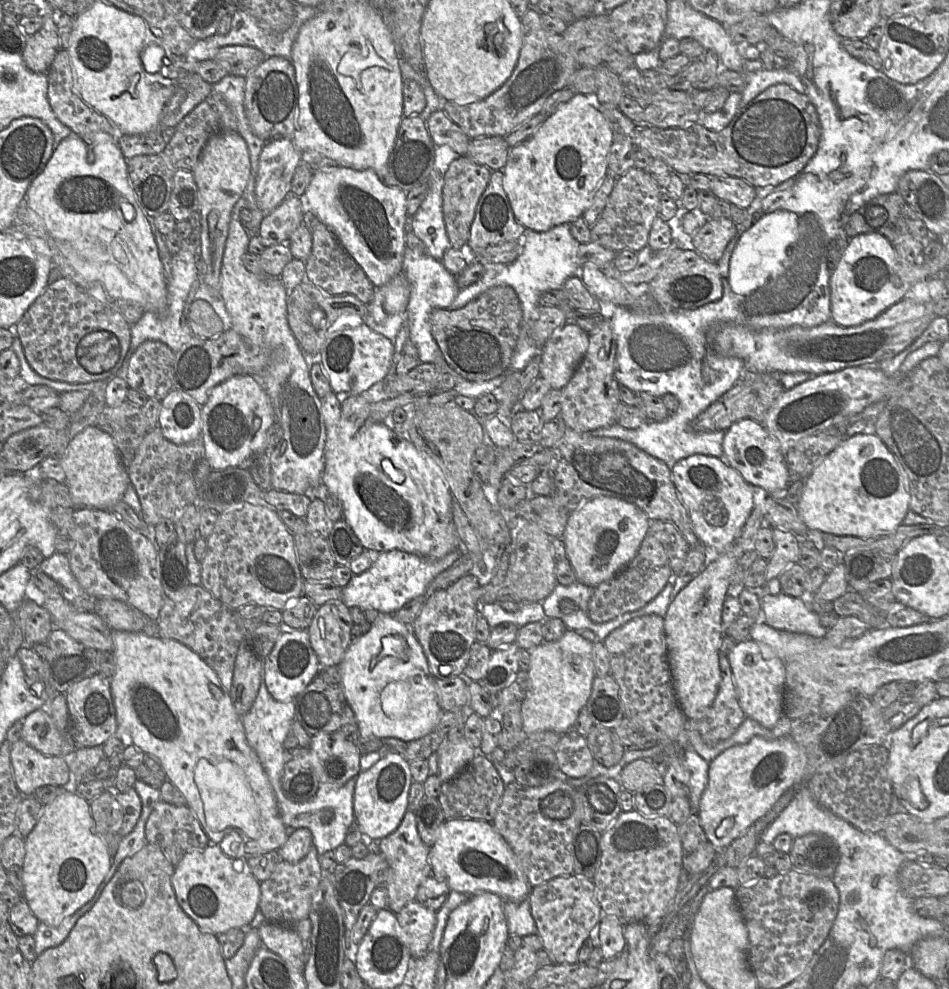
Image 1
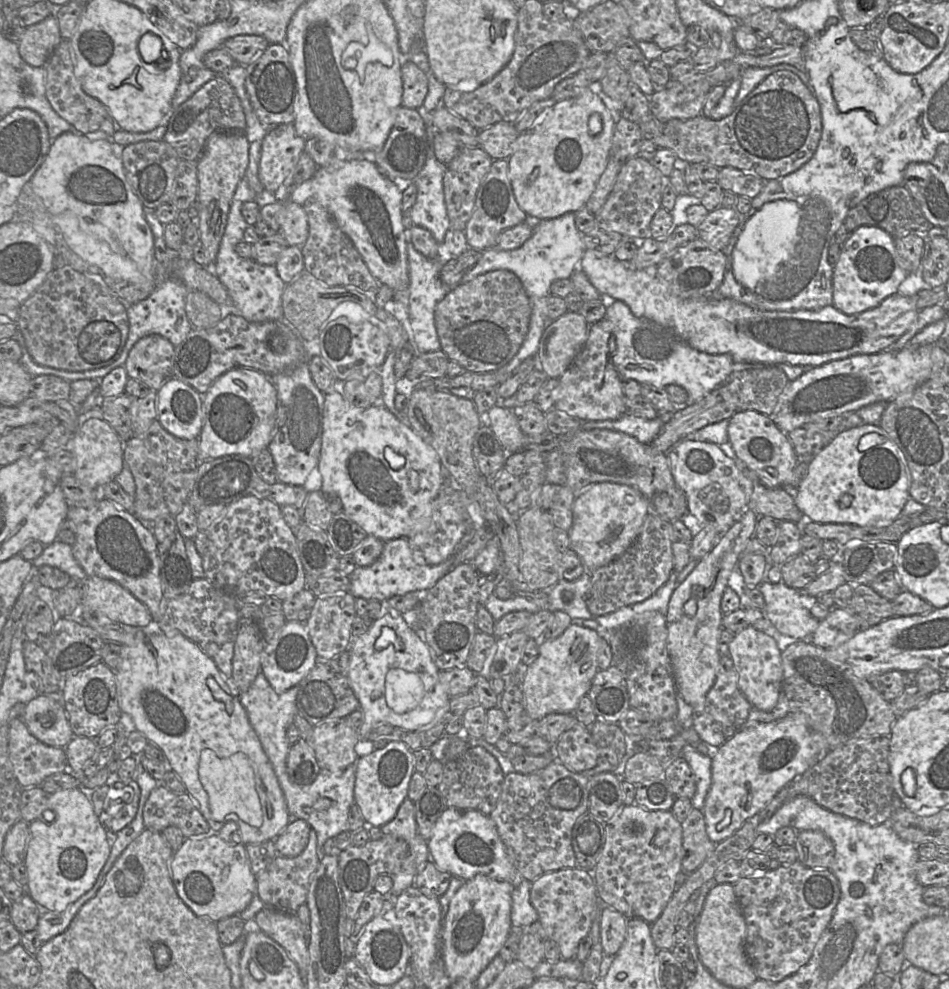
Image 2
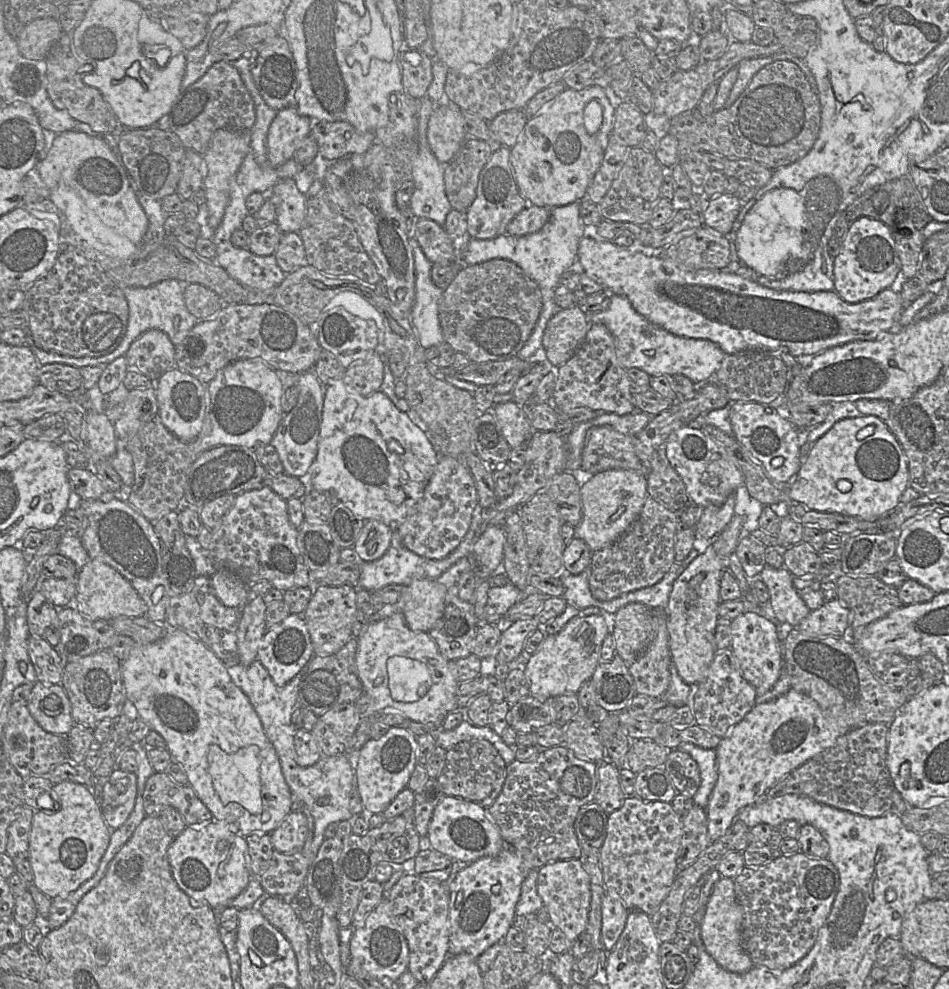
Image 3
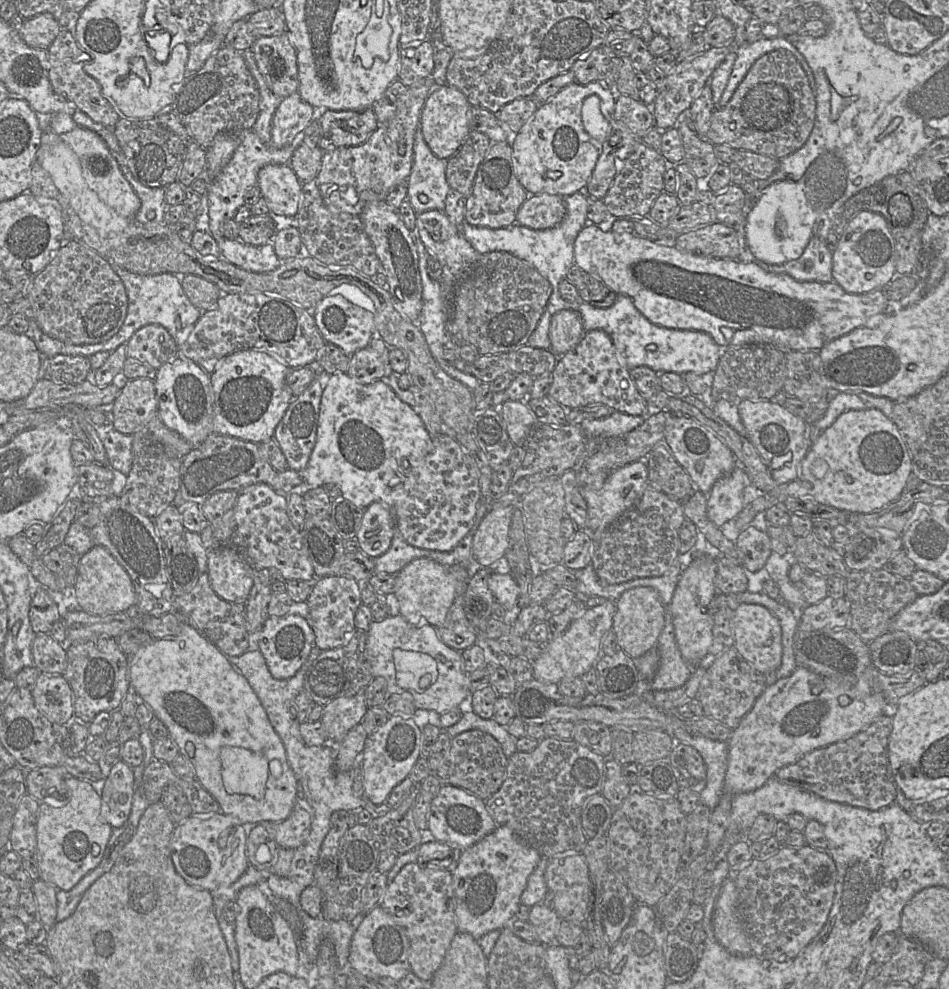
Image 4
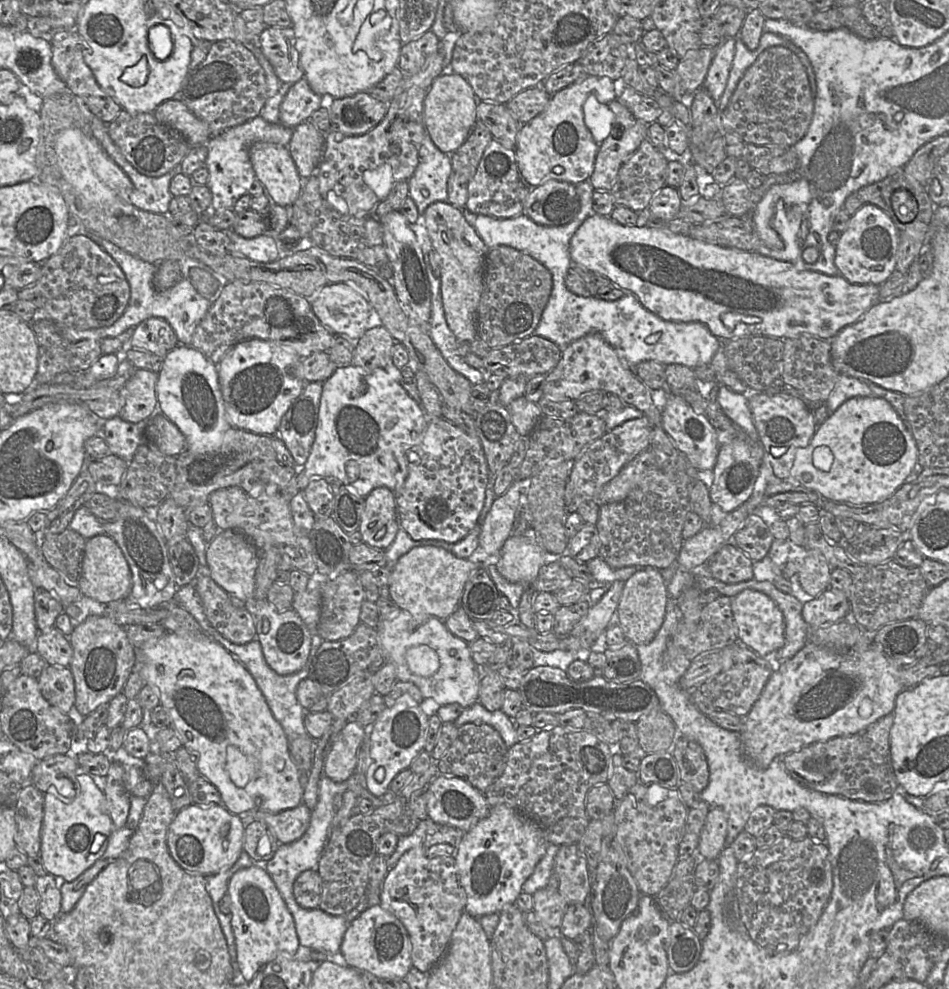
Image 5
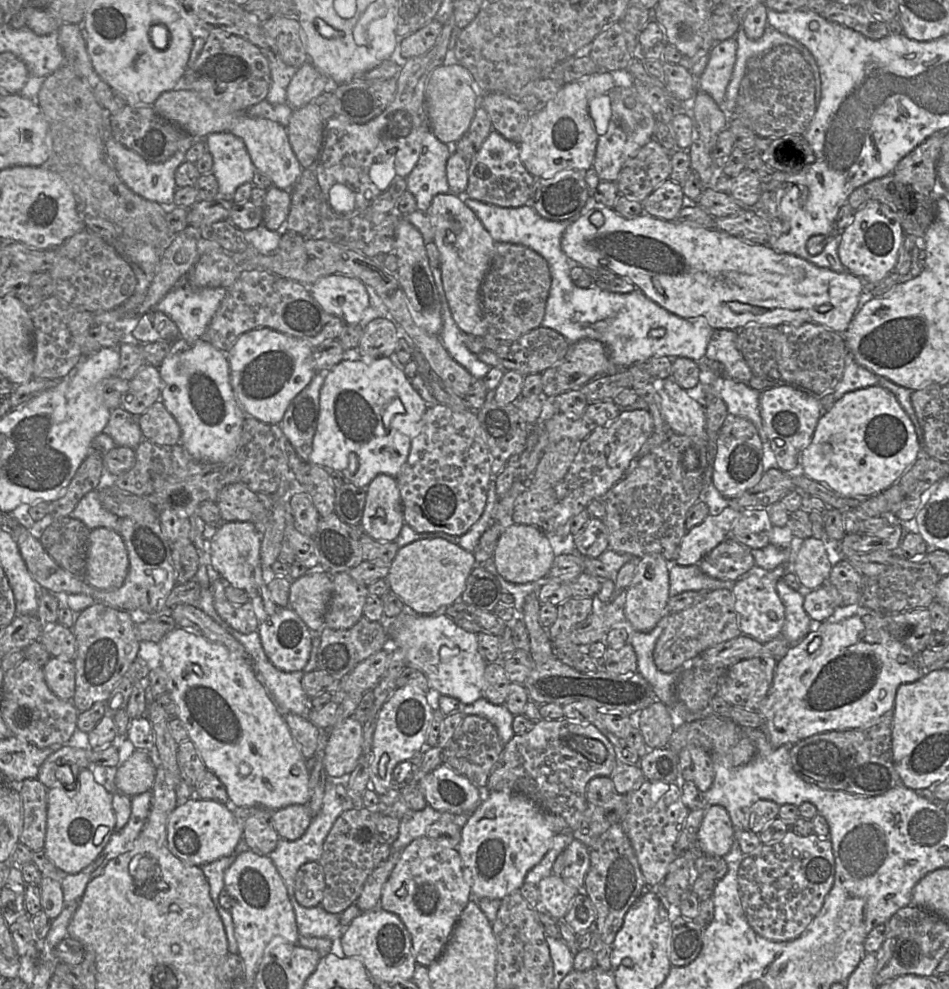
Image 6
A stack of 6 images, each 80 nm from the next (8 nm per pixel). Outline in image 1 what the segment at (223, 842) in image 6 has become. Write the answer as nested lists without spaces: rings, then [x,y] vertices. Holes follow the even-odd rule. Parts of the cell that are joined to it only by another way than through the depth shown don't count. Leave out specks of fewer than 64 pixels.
[[[209,843],[203,849],[184,853],[174,868],[172,885],[176,899],[183,911],[204,932],[219,935],[232,928],[248,928],[259,911],[260,883],[254,877],[245,857],[232,859],[221,850],[220,845]]]

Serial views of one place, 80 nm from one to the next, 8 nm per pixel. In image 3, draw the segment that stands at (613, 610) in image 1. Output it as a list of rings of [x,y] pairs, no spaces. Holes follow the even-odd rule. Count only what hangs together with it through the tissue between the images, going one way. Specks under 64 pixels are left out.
[[[648,495],[641,512],[630,526],[615,541],[592,552],[589,576],[591,595],[599,601],[610,601],[659,582],[675,562],[674,546],[678,520],[678,514]]]

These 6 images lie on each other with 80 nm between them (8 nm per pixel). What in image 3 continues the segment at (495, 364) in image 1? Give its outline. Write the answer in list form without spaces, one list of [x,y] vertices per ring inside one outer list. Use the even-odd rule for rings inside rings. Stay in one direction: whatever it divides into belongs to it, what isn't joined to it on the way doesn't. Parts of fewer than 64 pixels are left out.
[[[502,258],[463,266],[443,292],[439,304],[440,325],[444,341],[456,352],[467,355],[472,362],[507,360],[517,356],[528,340],[539,318],[542,295],[538,284],[516,263]]]

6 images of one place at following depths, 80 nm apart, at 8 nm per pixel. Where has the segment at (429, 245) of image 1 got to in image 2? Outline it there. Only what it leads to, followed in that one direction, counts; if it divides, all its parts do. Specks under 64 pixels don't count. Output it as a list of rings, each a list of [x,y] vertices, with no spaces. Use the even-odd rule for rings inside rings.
[[[423,105],[417,110],[425,124],[428,150],[425,164],[413,181],[417,187],[417,198],[411,208],[411,218],[413,225],[429,230],[435,240],[441,244],[449,229],[449,218],[443,190],[446,165],[436,158],[433,150],[433,112],[426,111]]]

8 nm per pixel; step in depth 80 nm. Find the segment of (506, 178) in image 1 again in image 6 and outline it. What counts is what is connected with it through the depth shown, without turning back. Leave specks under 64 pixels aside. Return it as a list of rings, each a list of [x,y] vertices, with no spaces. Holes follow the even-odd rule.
[[[596,72],[581,79],[565,84],[544,108],[532,113],[523,129],[519,145],[520,159],[526,170],[534,178],[551,178],[564,169],[574,169],[586,172],[593,166],[598,134],[593,119],[589,113],[589,102],[596,96],[609,94],[615,86],[611,72]]]

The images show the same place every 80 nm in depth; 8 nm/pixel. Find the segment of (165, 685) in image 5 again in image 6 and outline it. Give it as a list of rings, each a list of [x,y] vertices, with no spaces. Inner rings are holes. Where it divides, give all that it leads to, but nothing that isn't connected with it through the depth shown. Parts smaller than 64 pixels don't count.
[[[175,627],[158,643],[162,656],[162,668],[168,676],[167,692],[175,705],[176,717],[182,722],[188,733],[188,739],[195,745],[207,770],[213,772],[224,784],[231,804],[237,807],[263,807],[268,810],[278,810],[295,804],[307,805],[310,798],[310,772],[307,767],[307,762],[291,735],[290,729],[284,719],[284,715],[280,713],[273,698],[258,680],[258,675],[255,672],[250,658],[237,656],[230,652],[223,644],[211,641],[198,633],[194,633],[181,627]]]

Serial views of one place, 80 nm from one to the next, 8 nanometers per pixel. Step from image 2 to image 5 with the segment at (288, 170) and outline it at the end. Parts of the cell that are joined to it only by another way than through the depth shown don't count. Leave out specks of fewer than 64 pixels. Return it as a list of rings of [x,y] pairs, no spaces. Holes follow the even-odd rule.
[[[305,77],[292,84],[279,108],[279,122],[288,128],[295,128],[310,119],[315,110],[324,106],[329,111],[330,95],[318,95],[309,86]]]

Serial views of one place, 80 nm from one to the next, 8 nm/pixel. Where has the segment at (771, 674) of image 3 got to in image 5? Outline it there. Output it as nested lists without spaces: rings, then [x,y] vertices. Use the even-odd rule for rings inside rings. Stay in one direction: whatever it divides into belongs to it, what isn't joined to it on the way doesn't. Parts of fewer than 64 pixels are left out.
[[[744,589],[731,598],[738,642],[761,657],[771,658],[784,646],[784,618],[774,600],[764,593]]]

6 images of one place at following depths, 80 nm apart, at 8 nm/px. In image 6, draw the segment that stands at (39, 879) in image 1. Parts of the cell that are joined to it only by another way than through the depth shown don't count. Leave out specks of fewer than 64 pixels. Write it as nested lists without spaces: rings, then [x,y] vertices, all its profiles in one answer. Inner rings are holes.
[[[87,767],[82,769],[76,779],[76,791],[73,796],[69,796],[67,790],[60,780],[58,780],[61,774],[58,773],[57,780],[55,781],[55,785],[48,789],[47,792],[47,822],[46,822],[46,835],[44,842],[44,852],[46,856],[51,860],[51,862],[60,870],[65,872],[66,874],[76,874],[83,870],[86,866],[88,866],[91,862],[95,860],[95,858],[100,854],[100,852],[104,849],[106,844],[108,843],[112,833],[115,829],[116,816],[112,807],[112,794],[109,792],[104,786],[99,784],[93,775],[93,772]]]

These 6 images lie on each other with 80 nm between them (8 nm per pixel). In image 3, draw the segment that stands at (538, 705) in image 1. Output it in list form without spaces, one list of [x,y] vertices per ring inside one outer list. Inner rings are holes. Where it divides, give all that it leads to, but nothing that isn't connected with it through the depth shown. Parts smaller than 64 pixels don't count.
[[[592,614],[577,615],[557,634],[545,636],[538,650],[530,656],[524,671],[529,694],[538,700],[577,694],[582,684],[589,680],[595,671],[601,645],[607,634],[605,618],[600,614]]]

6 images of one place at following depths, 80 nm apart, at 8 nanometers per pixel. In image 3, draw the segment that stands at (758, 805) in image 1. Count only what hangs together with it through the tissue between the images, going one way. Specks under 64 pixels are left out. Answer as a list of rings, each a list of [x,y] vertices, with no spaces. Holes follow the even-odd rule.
[[[794,689],[773,701],[756,703],[752,710],[722,738],[716,749],[718,779],[706,807],[711,842],[725,835],[740,810],[763,800],[765,794],[787,774],[833,746],[851,729],[852,717],[847,710],[825,710],[811,697]]]

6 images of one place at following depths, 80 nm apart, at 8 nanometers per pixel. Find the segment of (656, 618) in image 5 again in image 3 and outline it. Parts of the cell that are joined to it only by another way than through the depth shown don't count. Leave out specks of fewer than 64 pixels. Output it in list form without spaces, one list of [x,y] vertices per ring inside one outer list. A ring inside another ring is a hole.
[[[633,602],[615,613],[612,635],[615,651],[626,663],[641,657],[654,638],[653,610]]]

